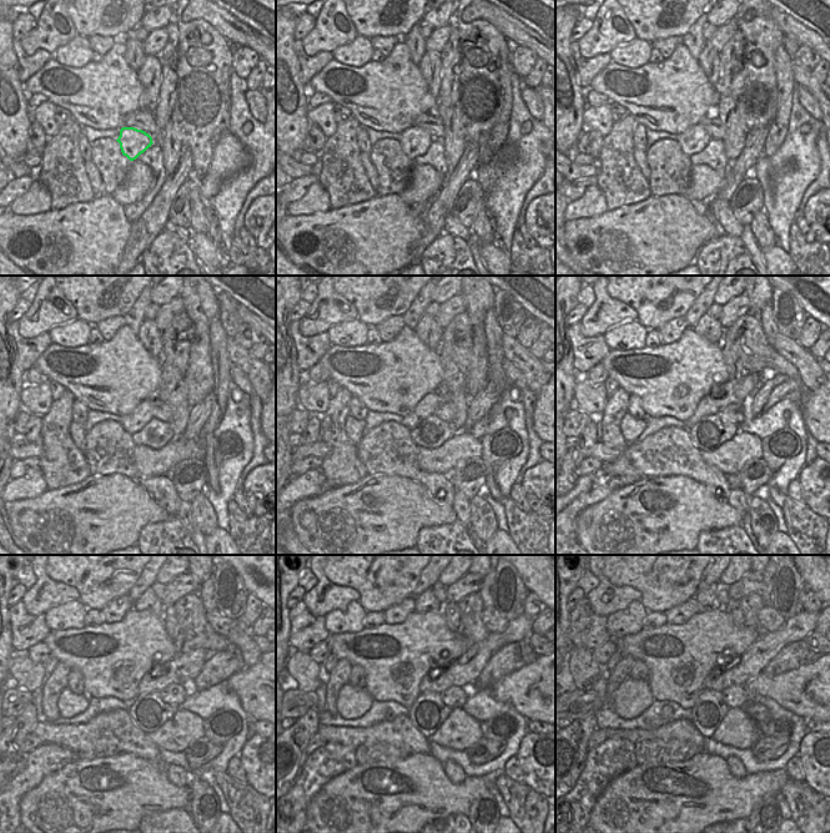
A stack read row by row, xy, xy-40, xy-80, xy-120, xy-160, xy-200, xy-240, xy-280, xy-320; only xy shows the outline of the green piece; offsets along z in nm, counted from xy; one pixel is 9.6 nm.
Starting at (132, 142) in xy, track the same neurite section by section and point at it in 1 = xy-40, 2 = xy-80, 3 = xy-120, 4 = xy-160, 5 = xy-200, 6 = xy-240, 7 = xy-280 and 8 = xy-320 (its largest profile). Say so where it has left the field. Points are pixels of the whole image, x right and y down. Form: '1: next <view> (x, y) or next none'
1: next xy-40 (414, 141)
2: next xy-80 (694, 140)
3: next xy-120 (134, 422)
4: next xy-160 (427, 407)
5: next xy-200 (740, 388)
6: next xy-240 (187, 666)
7: next xy-280 (467, 667)
8: next xy-320 (766, 646)

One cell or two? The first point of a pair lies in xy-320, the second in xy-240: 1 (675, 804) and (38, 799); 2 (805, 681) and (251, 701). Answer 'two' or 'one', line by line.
1: one
2: one

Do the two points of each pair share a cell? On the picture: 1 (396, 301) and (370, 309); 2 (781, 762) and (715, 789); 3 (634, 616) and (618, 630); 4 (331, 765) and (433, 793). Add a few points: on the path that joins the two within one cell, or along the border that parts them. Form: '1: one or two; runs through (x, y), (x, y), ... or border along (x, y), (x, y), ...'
1: one; runs through (390, 302), (376, 303)
2: two; border along (784, 768), (763, 770), (748, 775)
3: one; runs through (630, 620), (622, 626)
4: two; border along (357, 763), (330, 778), (322, 786)

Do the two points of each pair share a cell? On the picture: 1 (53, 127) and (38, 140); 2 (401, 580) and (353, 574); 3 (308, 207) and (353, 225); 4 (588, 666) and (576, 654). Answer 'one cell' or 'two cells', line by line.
1: two cells
2: one cell
3: two cells
4: one cell

